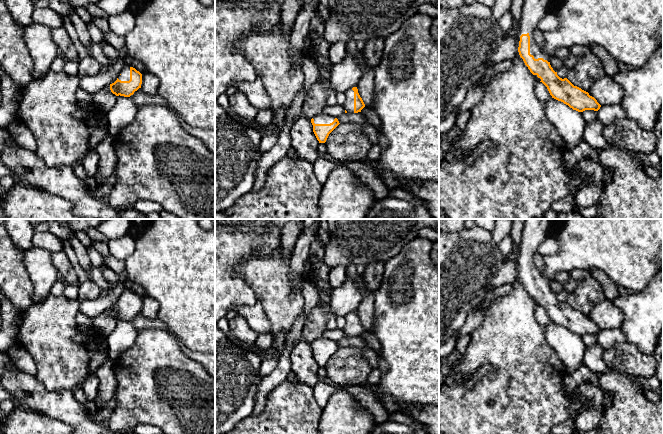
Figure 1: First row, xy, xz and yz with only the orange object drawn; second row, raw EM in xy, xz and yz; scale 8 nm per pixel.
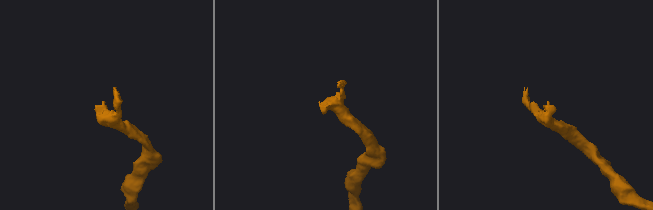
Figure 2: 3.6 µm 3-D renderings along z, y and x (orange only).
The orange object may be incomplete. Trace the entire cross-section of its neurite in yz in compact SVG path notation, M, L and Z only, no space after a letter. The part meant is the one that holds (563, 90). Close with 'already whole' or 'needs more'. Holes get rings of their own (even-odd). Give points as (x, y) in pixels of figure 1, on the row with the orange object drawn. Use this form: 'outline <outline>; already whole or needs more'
outline M524 0L520 12L518 32L518 52L525 65L537 81L542 82L552 98L563 102L573 110L598 111L601 105L588 92L574 86L567 78L560 78L550 65L550 57L545 55L534 39L538 23L548 14L554 0Z; needs more

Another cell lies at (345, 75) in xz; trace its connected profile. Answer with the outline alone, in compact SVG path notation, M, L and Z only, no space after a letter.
M358 51L355 55L347 53L341 62L333 64L329 81L335 92L345 93L357 87L365 66L369 67L364 61L362 51Z

